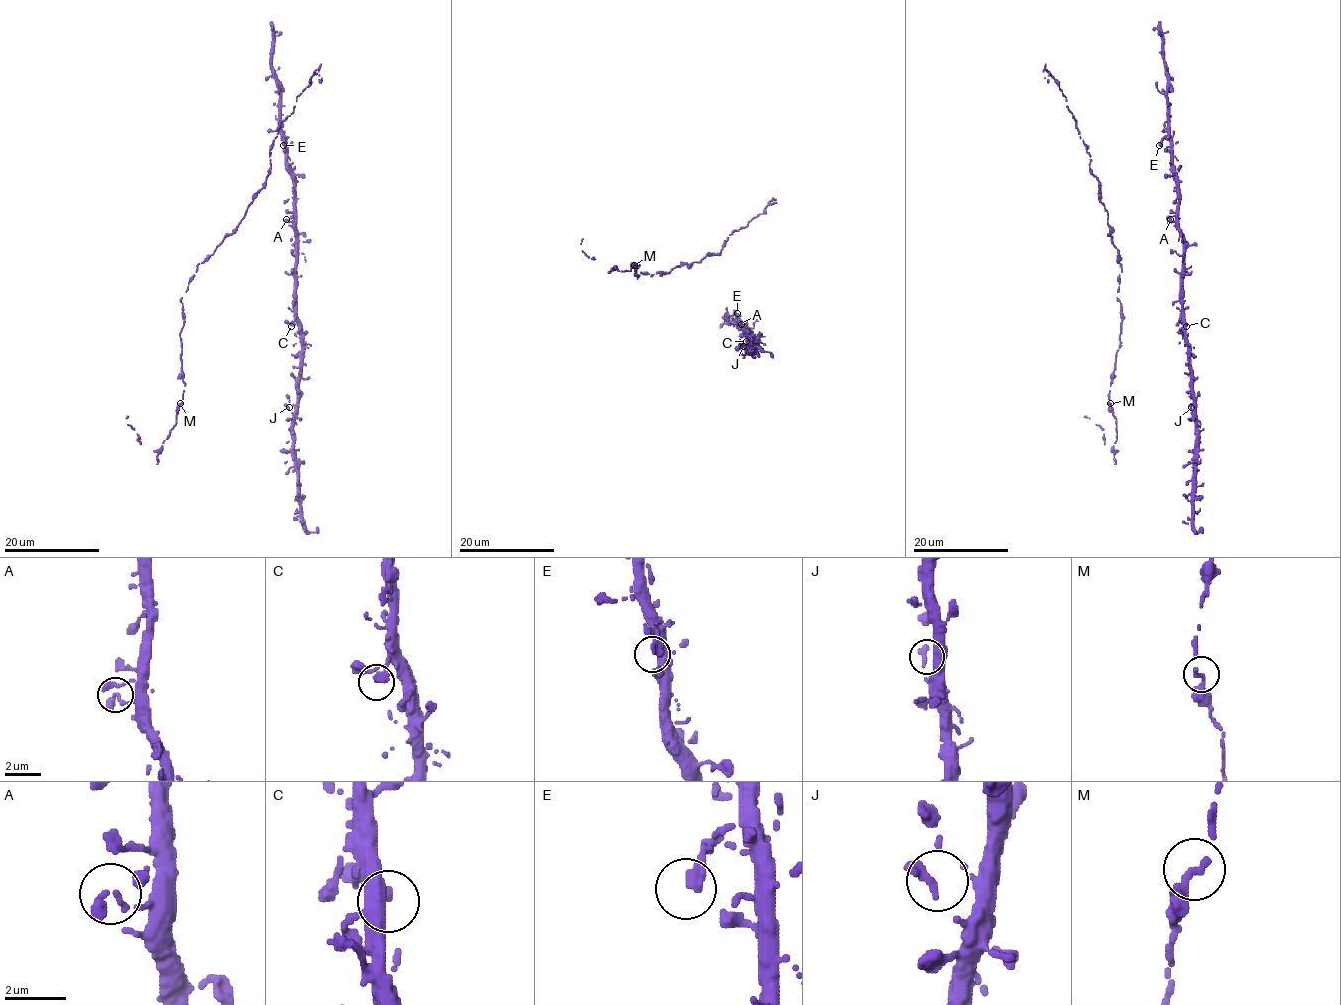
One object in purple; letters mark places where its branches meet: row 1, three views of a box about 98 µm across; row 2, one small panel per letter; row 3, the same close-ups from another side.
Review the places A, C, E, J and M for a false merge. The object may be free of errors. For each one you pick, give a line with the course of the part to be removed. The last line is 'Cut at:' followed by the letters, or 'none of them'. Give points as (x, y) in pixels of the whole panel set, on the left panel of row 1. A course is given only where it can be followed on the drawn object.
Cut at: none of them

